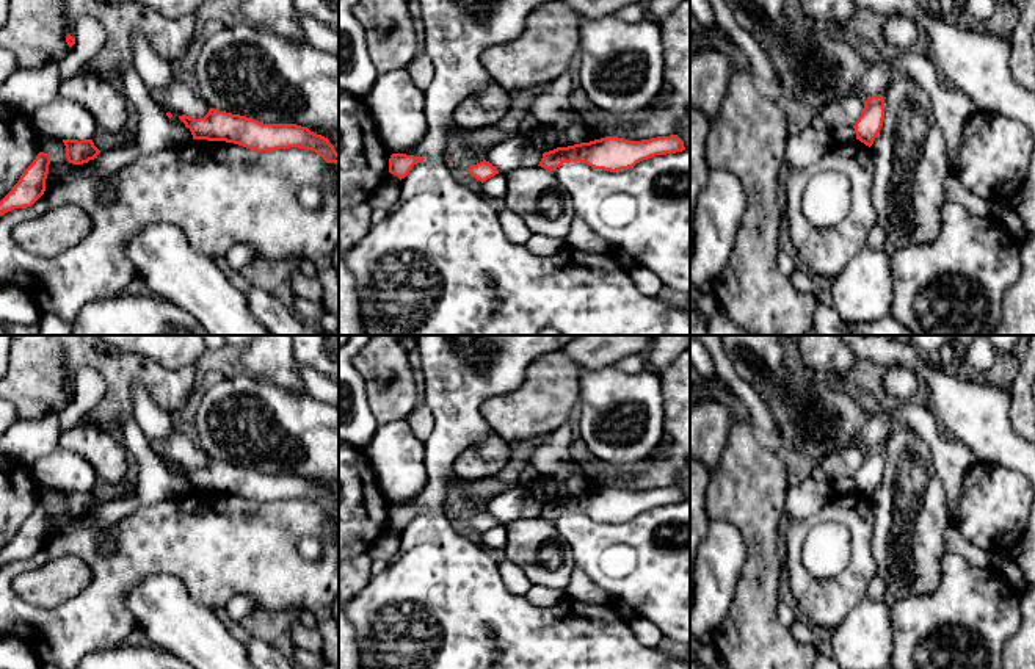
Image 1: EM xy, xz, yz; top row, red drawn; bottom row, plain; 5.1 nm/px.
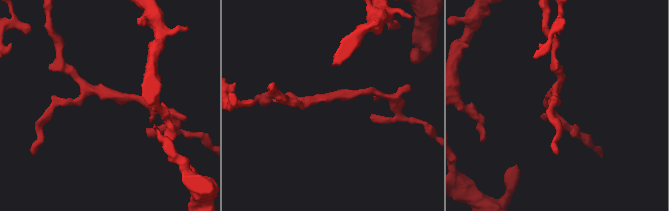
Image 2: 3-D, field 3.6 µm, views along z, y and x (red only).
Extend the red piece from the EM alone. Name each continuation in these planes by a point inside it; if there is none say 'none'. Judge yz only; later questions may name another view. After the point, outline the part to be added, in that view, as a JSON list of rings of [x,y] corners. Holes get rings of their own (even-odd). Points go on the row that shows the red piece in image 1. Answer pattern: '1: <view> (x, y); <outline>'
none

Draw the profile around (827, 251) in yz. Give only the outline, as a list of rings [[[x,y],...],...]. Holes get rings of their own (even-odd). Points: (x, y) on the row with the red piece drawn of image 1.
[[[859,139],[831,143],[819,161],[801,169],[790,169],[786,182],[789,235],[808,273],[837,277],[864,248],[877,222],[872,183],[872,150]],[[825,171],[837,171],[848,179],[850,208],[836,226],[817,229],[803,213],[803,196],[811,179]]]

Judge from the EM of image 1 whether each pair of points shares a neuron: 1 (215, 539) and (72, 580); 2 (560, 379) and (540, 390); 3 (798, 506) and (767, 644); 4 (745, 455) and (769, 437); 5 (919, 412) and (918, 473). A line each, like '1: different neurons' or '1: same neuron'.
1: different neurons
2: same neuron
3: different neurons
4: different neurons
5: different neurons

